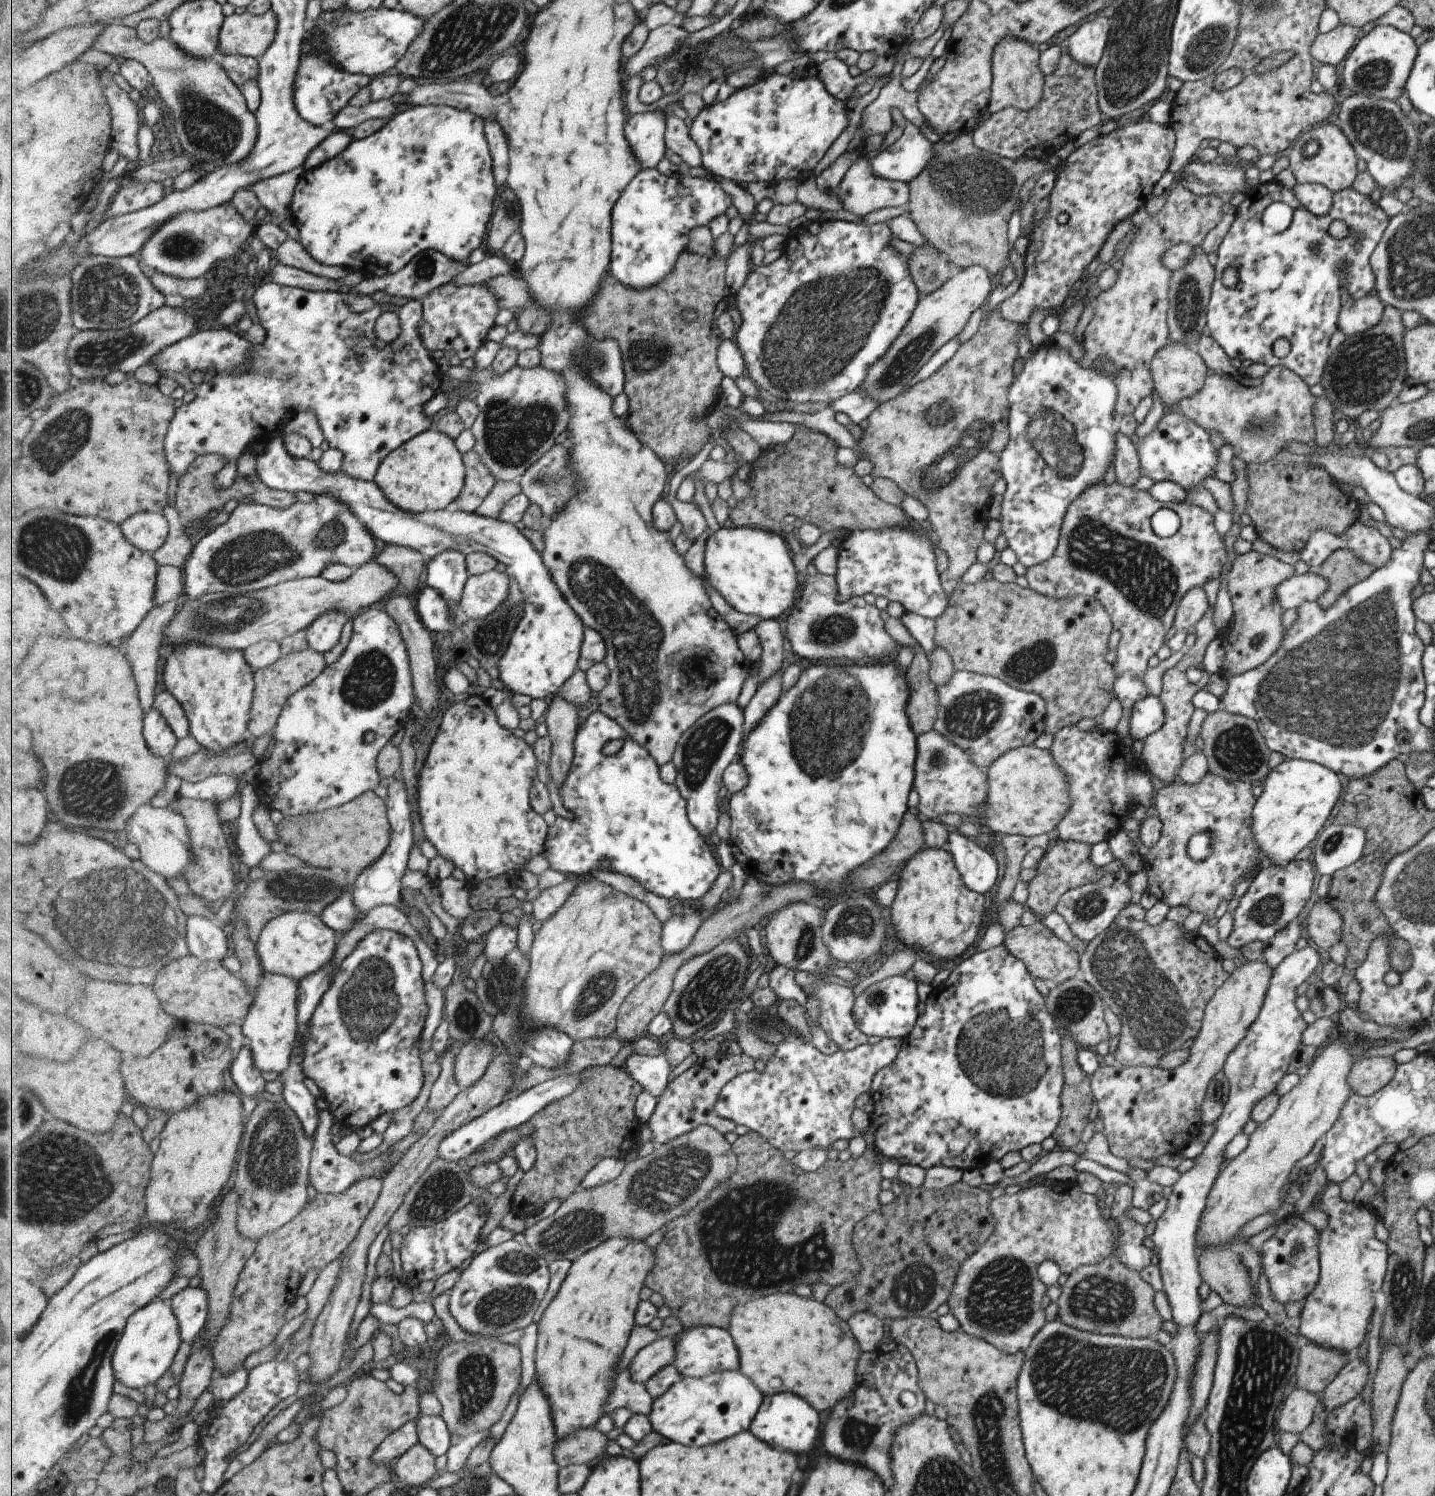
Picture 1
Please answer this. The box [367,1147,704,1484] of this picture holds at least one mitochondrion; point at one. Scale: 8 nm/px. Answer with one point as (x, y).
(504, 1306)

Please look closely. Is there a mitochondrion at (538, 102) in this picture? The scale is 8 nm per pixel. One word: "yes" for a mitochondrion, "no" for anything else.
no

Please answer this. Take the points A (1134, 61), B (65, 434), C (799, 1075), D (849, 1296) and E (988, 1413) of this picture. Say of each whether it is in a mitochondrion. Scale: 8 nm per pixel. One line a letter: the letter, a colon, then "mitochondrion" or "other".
A: mitochondrion
B: mitochondrion
C: mitochondrion
D: other
E: mitochondrion

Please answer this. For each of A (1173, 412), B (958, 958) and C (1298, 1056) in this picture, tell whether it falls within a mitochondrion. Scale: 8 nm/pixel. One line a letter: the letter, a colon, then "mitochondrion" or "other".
A: other
B: other
C: other

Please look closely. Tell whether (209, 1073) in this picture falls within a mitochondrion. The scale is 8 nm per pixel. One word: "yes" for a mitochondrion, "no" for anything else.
yes

